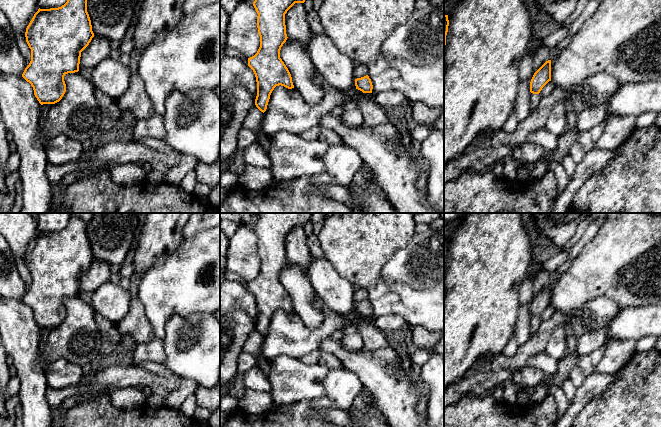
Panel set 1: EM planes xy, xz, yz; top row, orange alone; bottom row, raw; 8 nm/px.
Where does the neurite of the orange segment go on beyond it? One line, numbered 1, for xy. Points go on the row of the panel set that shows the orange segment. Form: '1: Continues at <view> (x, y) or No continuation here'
1: No continuation here

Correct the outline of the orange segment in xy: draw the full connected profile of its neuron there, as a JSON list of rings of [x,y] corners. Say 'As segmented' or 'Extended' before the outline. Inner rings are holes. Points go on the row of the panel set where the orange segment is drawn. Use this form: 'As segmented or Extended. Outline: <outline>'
As segmented. Outline: [[[67,0],[58,8],[39,8],[26,28],[25,37],[31,49],[31,61],[22,77],[31,84],[41,105],[55,104],[66,92],[64,76],[79,71],[81,52],[94,37],[87,0]]]

